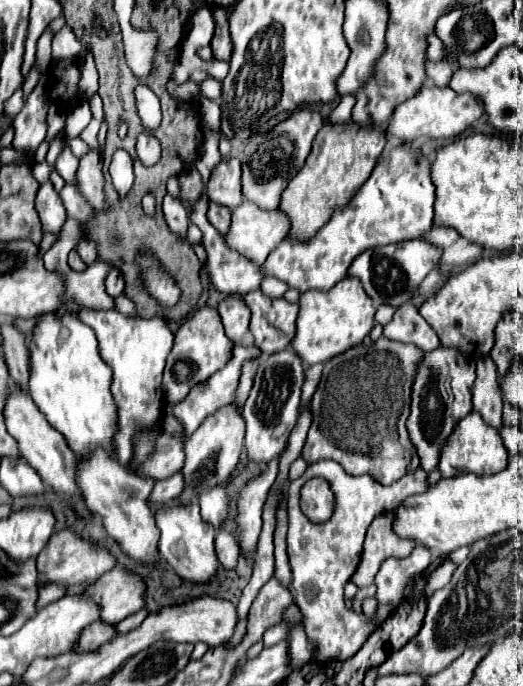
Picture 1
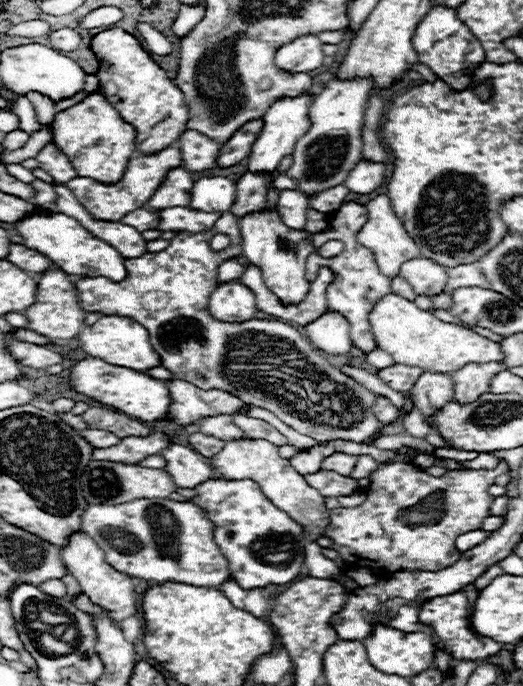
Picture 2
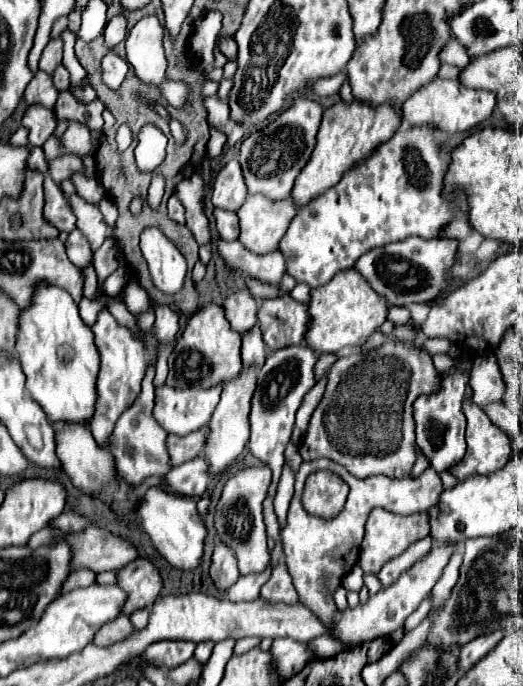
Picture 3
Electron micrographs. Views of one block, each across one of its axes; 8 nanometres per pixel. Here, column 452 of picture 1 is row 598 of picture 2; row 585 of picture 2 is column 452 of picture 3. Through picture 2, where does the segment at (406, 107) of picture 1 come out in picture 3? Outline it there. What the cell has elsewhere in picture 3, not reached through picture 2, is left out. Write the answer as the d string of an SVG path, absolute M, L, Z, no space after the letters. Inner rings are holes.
M434 78L428 86L422 86L404 102L402 118L412 126L434 124L442 132L468 132L486 118L490 118L494 108L496 108L496 96L492 92L466 88L460 80Z

